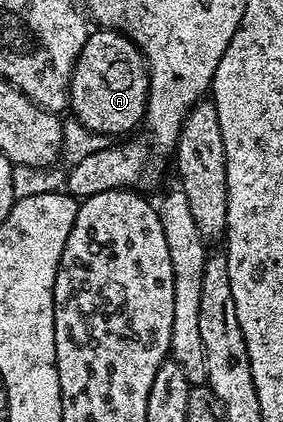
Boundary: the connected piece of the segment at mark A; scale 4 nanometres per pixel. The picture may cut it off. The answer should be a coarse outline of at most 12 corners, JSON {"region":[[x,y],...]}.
{"region":[[111,28],[77,54],[69,112],[99,136],[144,123],[147,61]]}

